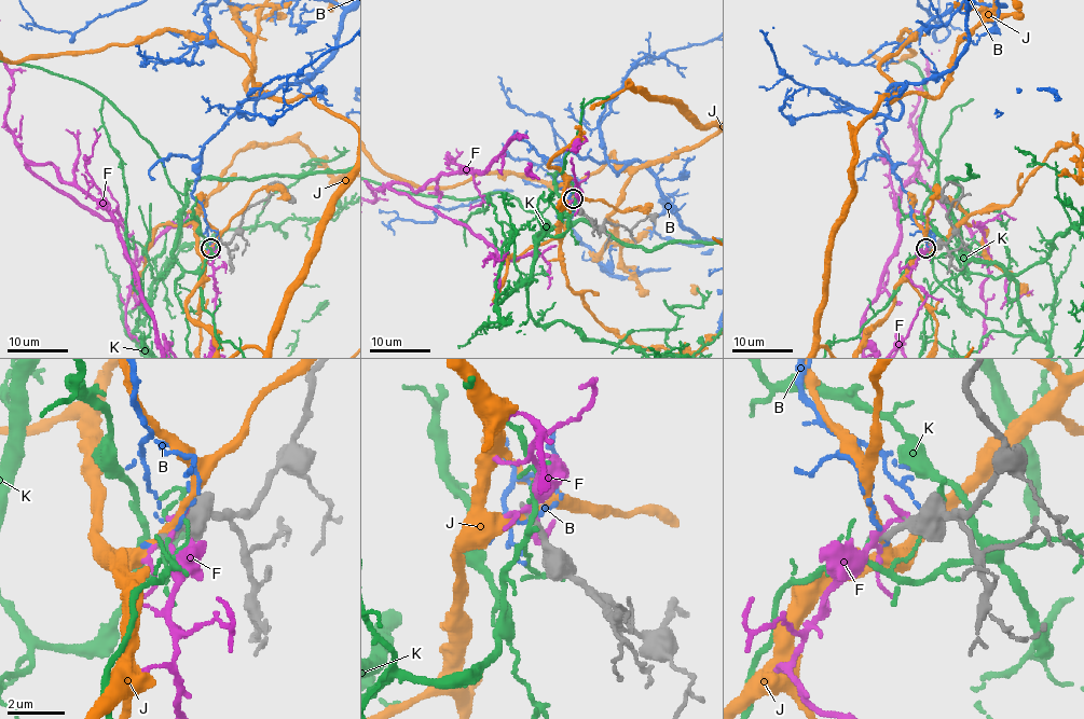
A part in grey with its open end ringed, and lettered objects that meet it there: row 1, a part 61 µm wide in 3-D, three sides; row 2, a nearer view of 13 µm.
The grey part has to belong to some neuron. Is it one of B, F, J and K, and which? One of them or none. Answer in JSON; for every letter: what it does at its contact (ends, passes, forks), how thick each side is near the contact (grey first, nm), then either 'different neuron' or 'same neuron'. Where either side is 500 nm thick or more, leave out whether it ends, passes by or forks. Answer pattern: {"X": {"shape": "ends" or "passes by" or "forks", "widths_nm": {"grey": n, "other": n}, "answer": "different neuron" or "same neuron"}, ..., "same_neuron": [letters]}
{"B": {"shape": "passes by", "widths_nm": {"grey": 300, "other": 110}, "answer": "different neuron"}, "F": {"shape": "forks", "widths_nm": {"grey": 320, "other": 160}, "answer": "different neuron"}, "J": {"shape": "passes by", "widths_nm": {"grey": 280, "other": 240}, "answer": "different neuron"}, "K": {"shape": "passes by", "widths_nm": {"grey": 240, "other": 100}, "answer": "different neuron"}, "same_neuron": []}

